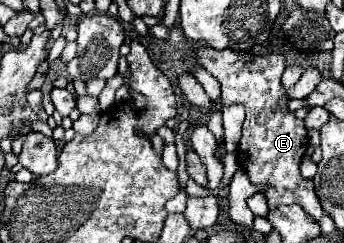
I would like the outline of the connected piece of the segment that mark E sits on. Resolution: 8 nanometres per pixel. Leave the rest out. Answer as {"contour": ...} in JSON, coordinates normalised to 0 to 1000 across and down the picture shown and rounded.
{"contour":[[[517,95],[494,111],[488,169],[500,185],[558,185],[576,259],[593,267],[599,292],[640,333],[645,350],[640,449],[686,424],[709,432],[715,490],[703,523],[698,613],[686,638],[698,687],[715,704],[727,745],[738,761],[773,761],[767,802],[779,819],[779,860],[860,835],[901,893],[924,909],[936,893],[936,860],[913,794],[913,761],[901,737],[884,737],[866,695],[895,613],[895,539],[884,523],[884,498],[855,481],[855,465],[837,449],[843,424],[837,366],[826,366],[814,342],[814,317],[831,284],[831,226],[814,210],[791,210],[773,226],[738,226],[733,210],[674,210],[674,202],[634,210],[581,169],[541,160]]]}

